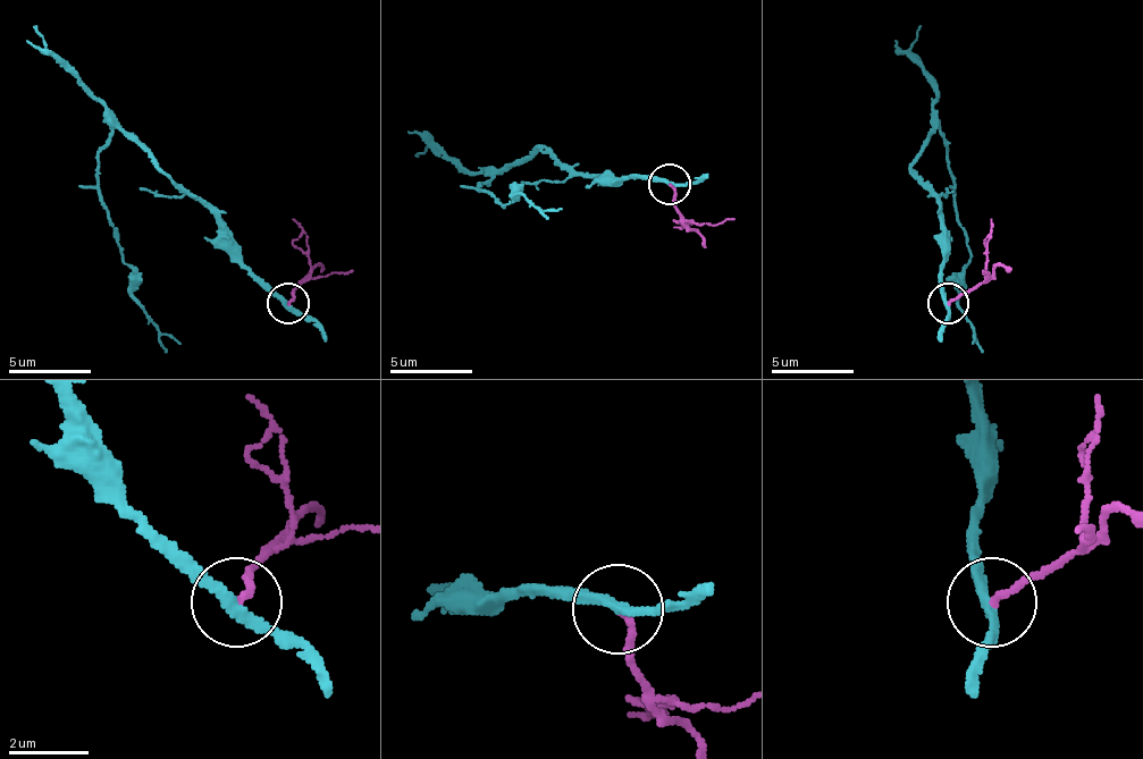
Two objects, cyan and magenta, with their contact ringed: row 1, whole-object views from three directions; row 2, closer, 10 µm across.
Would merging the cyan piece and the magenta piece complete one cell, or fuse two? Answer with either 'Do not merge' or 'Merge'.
Merge

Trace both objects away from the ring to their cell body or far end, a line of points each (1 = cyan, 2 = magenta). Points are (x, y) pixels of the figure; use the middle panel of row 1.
1: (670, 185), (580, 177), (547, 152), (530, 152), (481, 185), (502, 205), (518, 193), (543, 210), (563, 210)
2: (670, 185), (674, 205), (691, 221), (687, 226), (674, 226)

